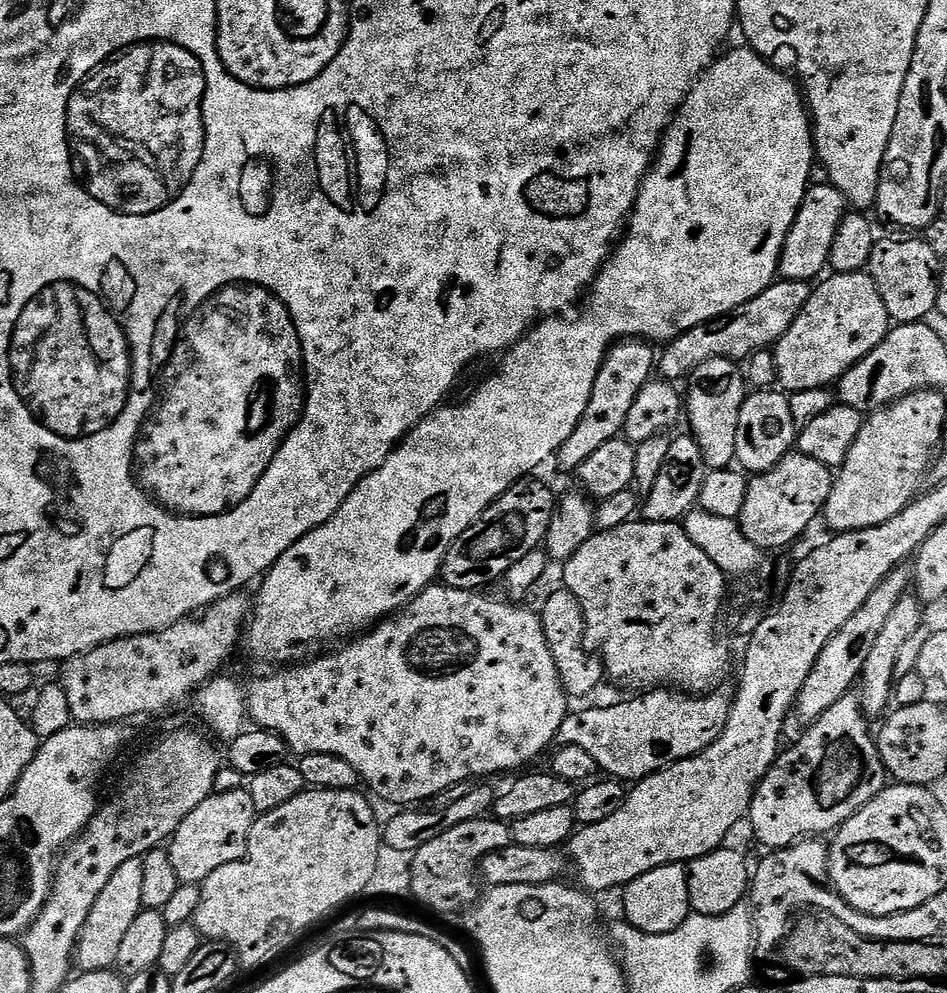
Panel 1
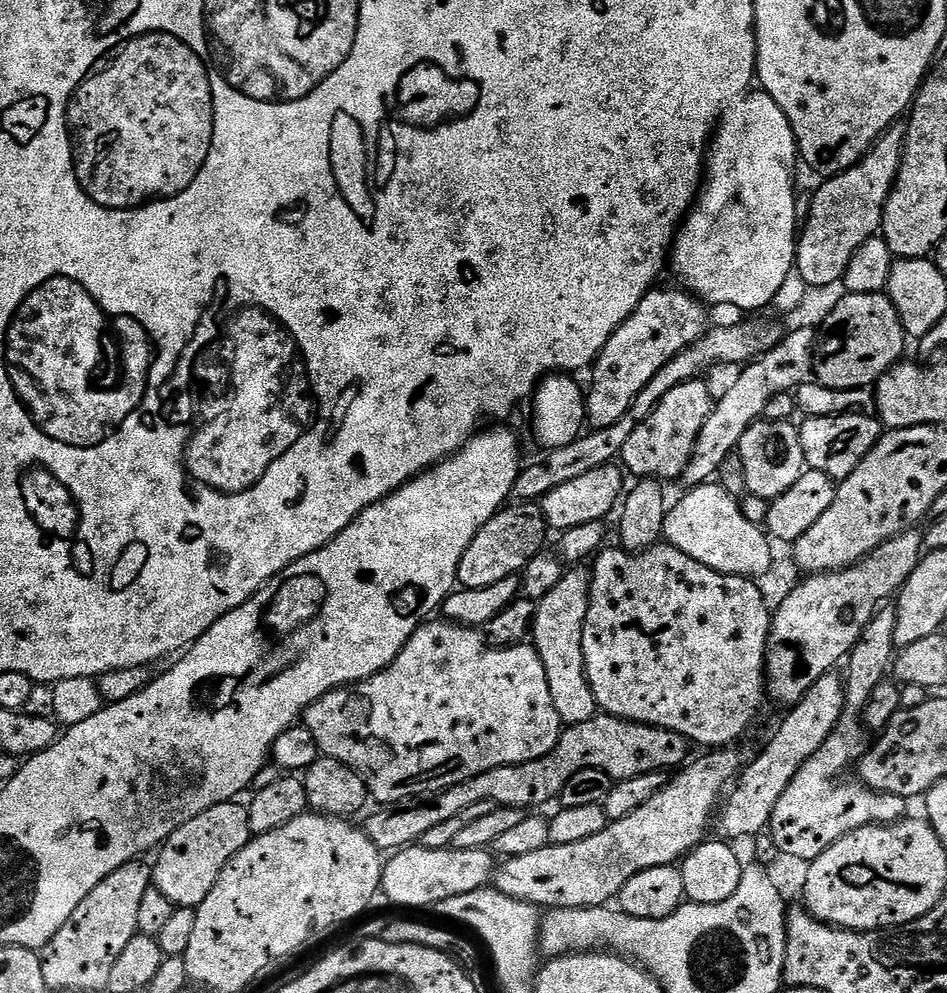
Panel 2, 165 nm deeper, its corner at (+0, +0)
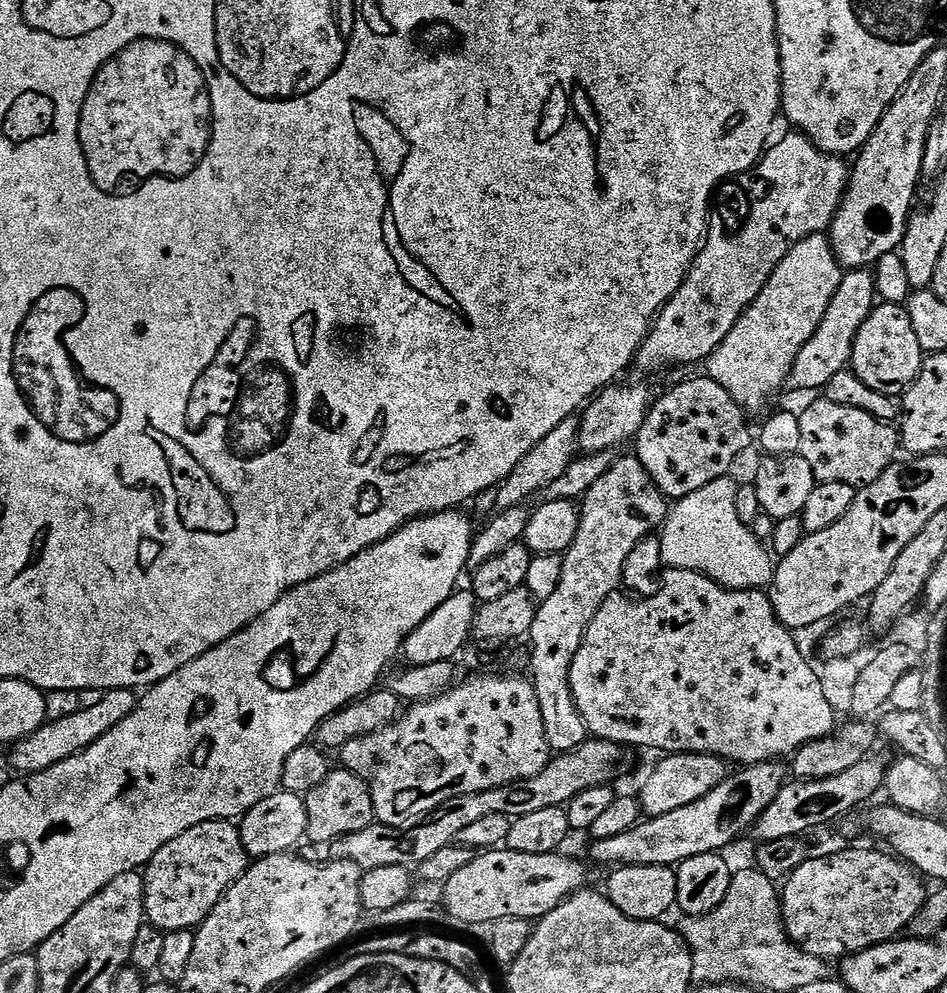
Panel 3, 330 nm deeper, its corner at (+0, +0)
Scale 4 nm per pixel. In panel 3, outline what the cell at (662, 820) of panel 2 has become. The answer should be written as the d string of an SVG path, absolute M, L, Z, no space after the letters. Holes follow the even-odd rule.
M507 850L481 851L473 855L470 866L458 870L454 878L444 881L444 904L449 914L464 924L488 926L502 918L535 922L585 887L584 879L588 876L584 869L585 861L564 855L560 852L518 854Z

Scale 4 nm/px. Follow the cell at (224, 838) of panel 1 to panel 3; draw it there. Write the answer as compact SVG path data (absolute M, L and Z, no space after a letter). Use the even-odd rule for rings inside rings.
M211 820L202 822L174 838L174 842L166 842L158 854L143 869L144 878L144 914L147 923L161 932L177 932L178 930L195 930L200 923L218 906L218 902L226 894L229 886L248 869L250 857L242 846L240 829L230 820Z

